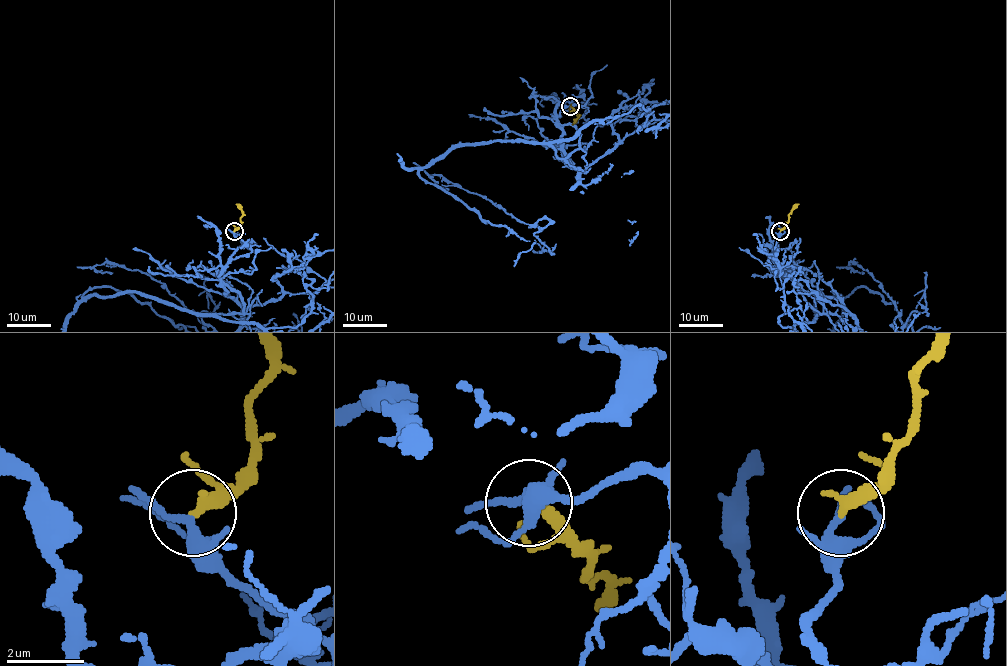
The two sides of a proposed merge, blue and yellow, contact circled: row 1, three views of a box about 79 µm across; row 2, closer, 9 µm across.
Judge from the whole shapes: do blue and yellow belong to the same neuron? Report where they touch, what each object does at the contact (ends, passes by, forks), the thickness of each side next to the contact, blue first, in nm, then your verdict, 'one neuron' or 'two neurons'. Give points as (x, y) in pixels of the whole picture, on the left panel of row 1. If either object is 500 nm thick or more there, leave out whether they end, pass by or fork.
place (234, 231); blue forks; yellow ends; calibres 200 and 320 nm; one neuron

